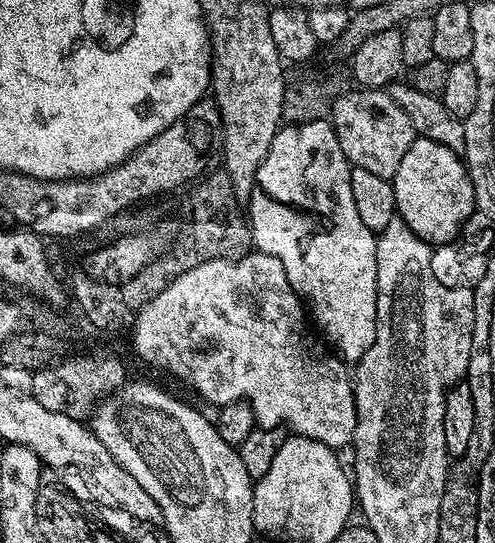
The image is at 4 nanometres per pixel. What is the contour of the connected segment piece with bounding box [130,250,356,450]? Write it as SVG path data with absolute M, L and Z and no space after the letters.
M255 250L240 260L212 260L194 266L151 297L130 327L132 348L141 358L185 380L206 403L223 406L244 401L251 404L252 415L261 428L276 430L281 427L279 424L285 424L289 433L317 440L335 450L347 449L356 429L350 368L314 332L312 337L311 331L305 305L290 286L282 262Z

